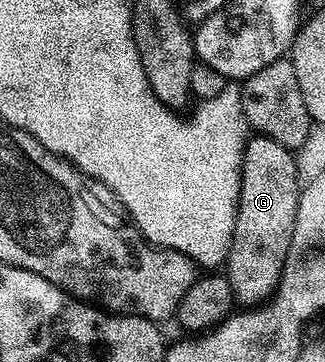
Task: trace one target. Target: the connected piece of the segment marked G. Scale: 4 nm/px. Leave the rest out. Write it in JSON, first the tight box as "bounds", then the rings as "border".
{"bounds":[224,134,300,308],"border":[[[255,134],[247,138],[242,154],[242,180],[238,194],[238,212],[234,218],[234,236],[226,255],[224,274],[235,300],[243,308],[262,305],[278,289],[278,281],[288,257],[292,229],[300,194],[295,152],[268,137]]]}

